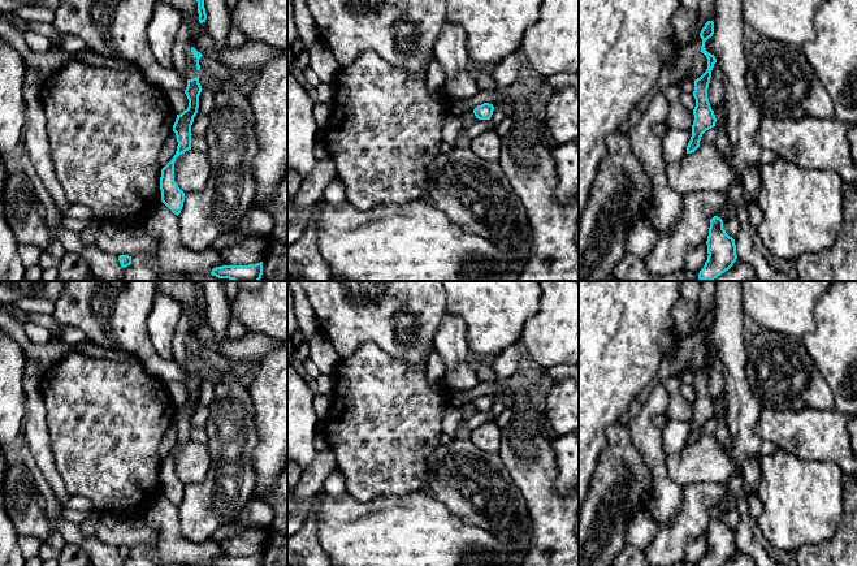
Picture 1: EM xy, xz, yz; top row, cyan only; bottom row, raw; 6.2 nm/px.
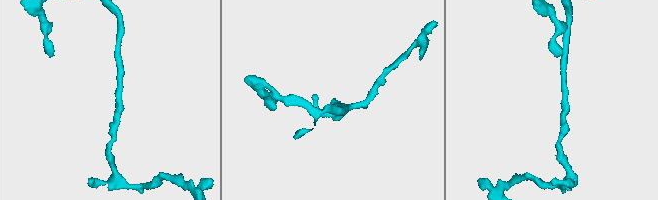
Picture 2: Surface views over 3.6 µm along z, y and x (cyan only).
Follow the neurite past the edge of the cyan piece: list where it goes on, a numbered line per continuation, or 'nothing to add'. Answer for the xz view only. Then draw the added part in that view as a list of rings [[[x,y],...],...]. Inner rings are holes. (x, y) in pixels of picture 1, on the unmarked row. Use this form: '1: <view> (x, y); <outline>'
nothing to add

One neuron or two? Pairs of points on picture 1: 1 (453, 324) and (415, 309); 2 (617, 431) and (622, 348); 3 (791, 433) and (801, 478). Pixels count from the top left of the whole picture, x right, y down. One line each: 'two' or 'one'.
1: two
2: two
3: two

